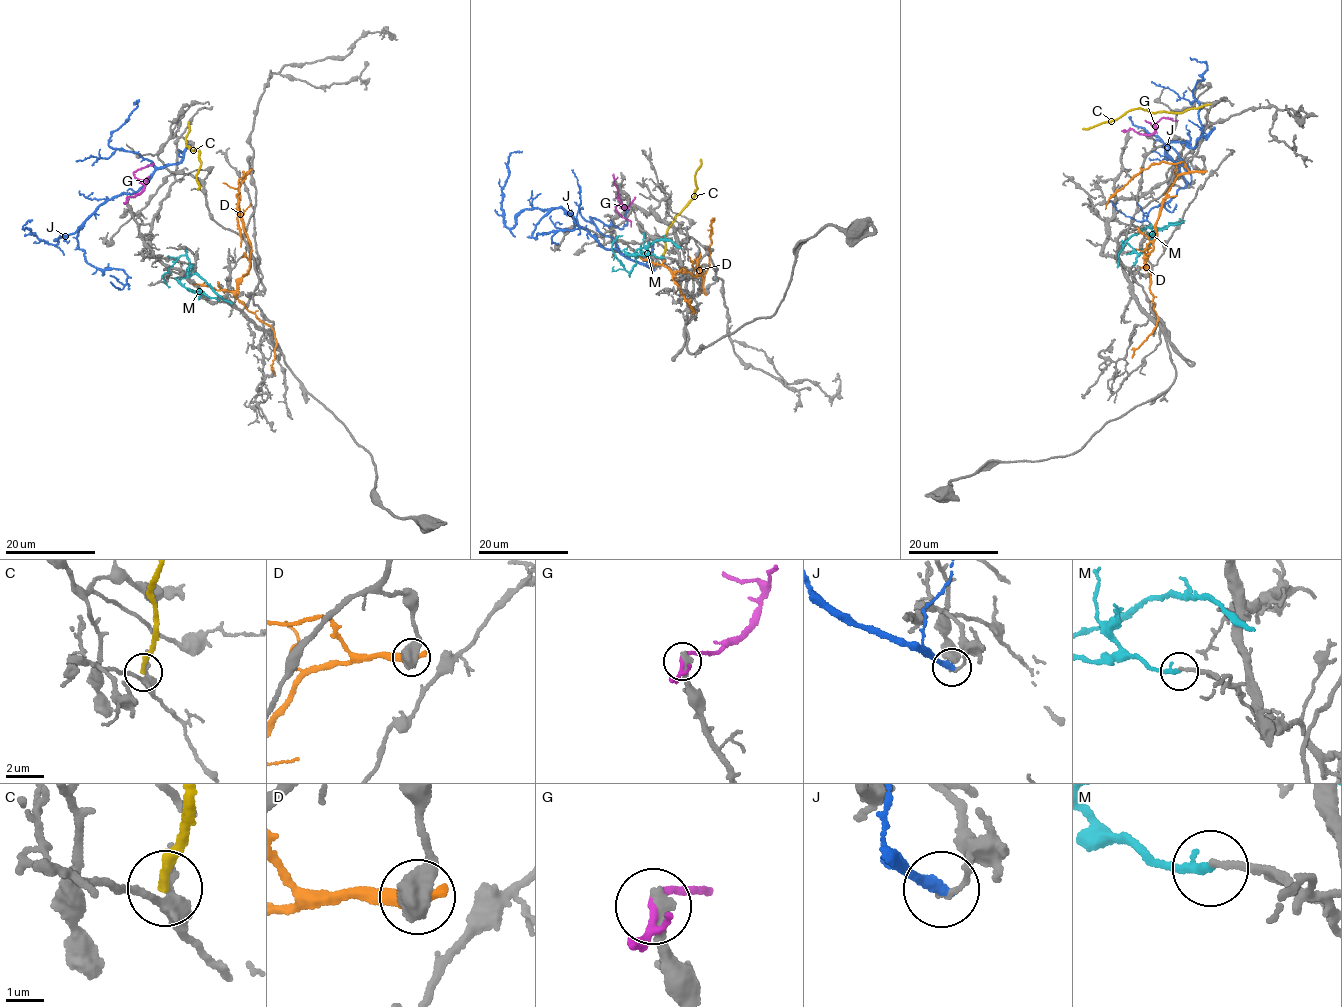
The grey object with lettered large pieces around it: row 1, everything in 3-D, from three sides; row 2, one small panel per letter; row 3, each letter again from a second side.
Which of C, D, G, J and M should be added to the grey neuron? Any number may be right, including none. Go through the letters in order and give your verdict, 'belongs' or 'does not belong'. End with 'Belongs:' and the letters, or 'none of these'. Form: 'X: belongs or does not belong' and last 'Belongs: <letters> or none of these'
C: does not belong
D: does not belong
G: does not belong
J: does not belong
M: belongs
Belongs: M

